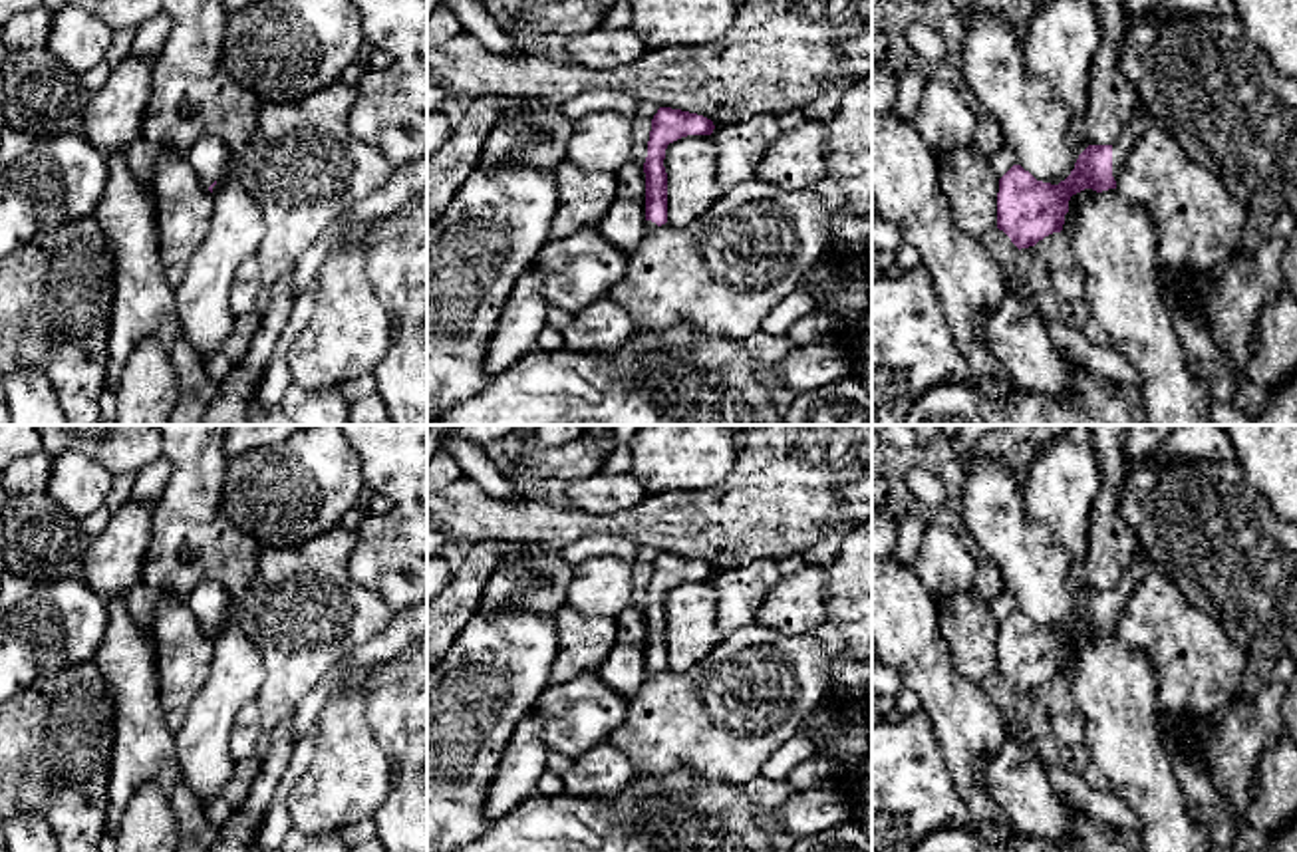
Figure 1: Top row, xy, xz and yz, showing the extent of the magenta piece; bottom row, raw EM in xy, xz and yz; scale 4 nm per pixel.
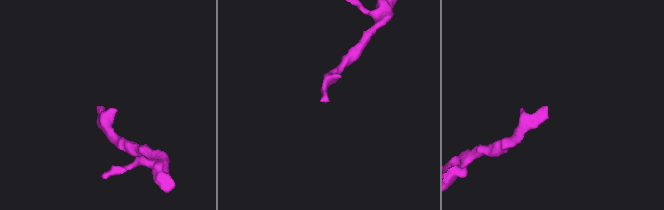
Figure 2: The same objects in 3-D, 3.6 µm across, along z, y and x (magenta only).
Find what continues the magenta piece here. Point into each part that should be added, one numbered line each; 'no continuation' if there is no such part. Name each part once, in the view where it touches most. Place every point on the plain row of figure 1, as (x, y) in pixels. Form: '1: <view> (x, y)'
1: yz (1141, 567)

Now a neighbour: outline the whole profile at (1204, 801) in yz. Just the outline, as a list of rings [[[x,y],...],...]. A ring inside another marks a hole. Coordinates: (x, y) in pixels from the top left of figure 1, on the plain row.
[[[1182,743],[1166,747],[1176,779],[1182,786],[1190,814],[1204,826],[1214,846],[1231,848],[1239,820],[1225,806],[1200,757]]]

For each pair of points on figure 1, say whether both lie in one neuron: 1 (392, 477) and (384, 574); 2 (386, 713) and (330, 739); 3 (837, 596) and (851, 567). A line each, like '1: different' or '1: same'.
1: same
2: different
3: same

